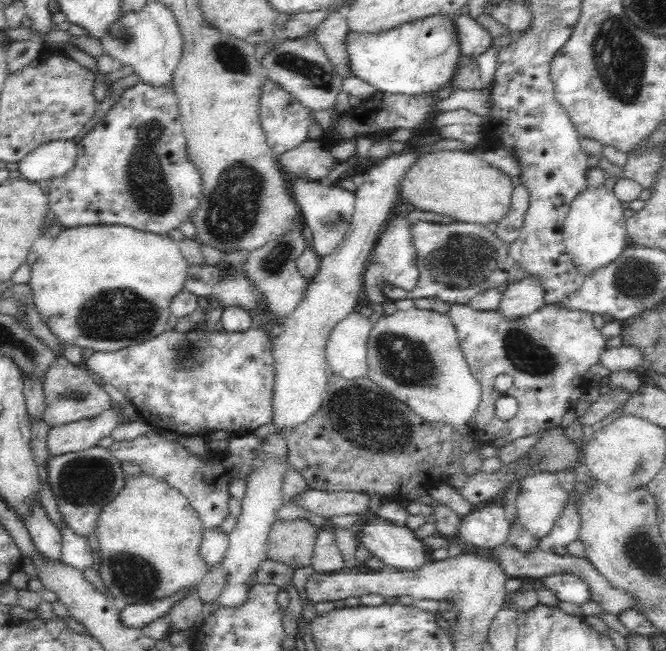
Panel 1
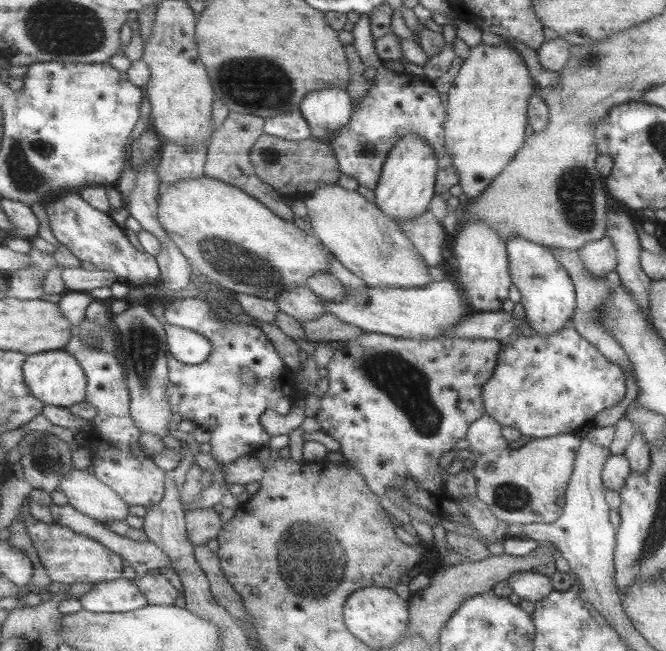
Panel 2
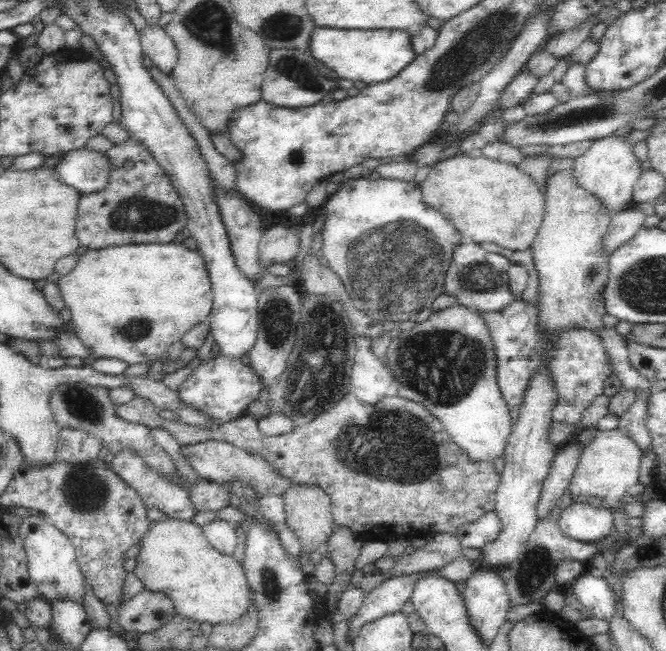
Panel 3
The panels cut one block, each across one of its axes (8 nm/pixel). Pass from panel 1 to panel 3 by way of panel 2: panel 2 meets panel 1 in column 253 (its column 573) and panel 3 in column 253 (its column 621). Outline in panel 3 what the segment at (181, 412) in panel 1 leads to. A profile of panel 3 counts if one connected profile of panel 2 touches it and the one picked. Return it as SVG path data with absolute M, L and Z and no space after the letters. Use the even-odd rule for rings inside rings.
M220 354L207 363L199 365L191 377L178 388L178 393L184 403L202 409L222 425L242 416L260 390L264 388L251 366L244 365L242 359L226 358Z

